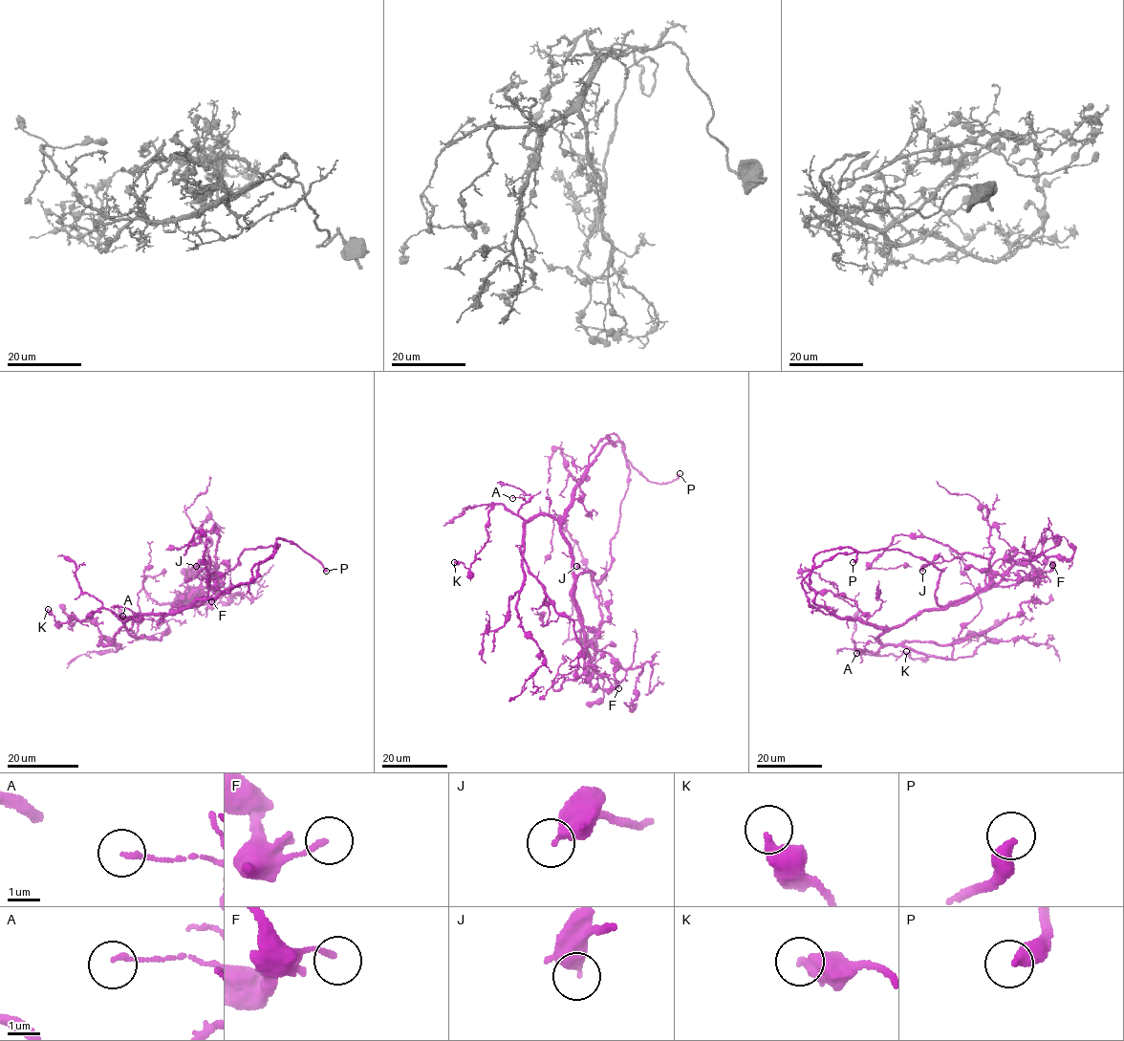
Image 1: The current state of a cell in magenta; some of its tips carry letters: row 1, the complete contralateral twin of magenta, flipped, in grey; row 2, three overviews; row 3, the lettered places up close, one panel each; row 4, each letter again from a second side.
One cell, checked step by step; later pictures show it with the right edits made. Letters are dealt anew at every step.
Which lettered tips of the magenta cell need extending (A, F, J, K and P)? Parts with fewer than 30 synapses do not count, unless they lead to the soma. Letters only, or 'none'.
P

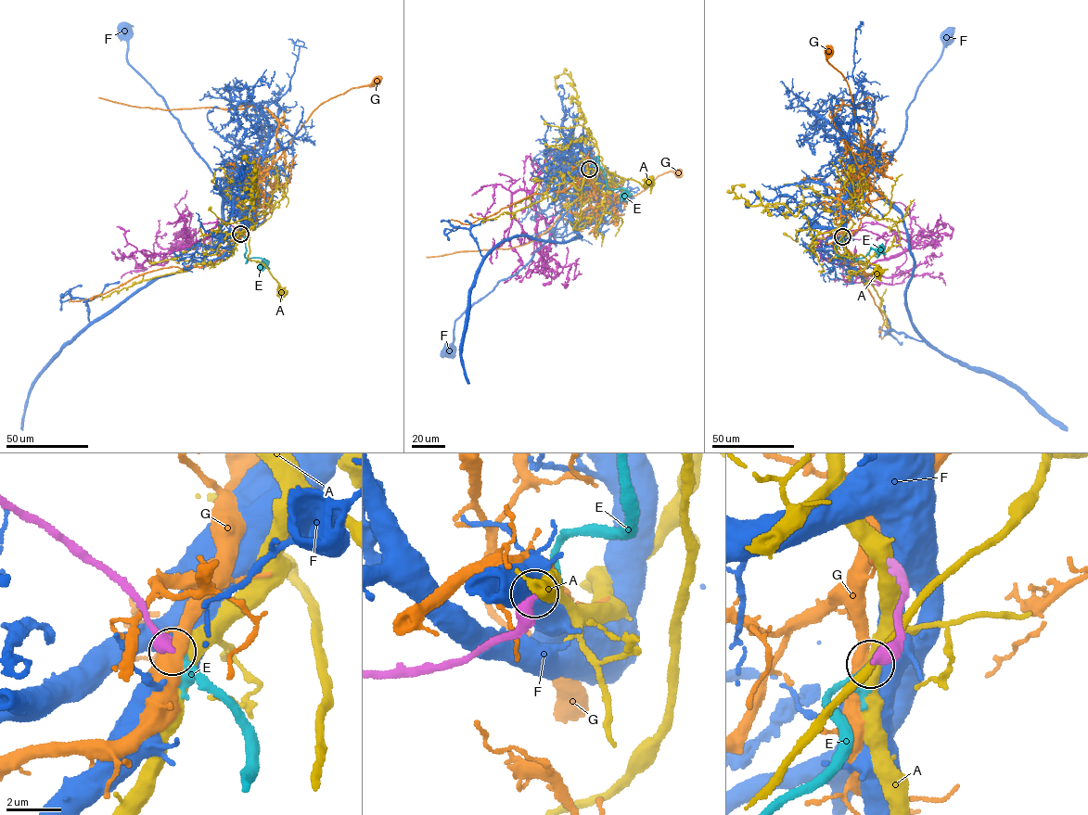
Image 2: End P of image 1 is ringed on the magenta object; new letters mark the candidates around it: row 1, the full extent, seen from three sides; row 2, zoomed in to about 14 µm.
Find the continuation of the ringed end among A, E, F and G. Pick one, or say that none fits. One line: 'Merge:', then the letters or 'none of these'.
Merge: E

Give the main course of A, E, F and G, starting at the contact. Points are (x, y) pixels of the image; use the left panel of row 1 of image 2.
A: (240, 234), (247, 224), (242, 210), (233, 218), (248, 229), (248, 256), (262, 263), (281, 292)
E: (240, 234), (245, 238), (246, 262), (258, 258), (265, 262)
F: (240, 233), (254, 208), (256, 190), (242, 181), (214, 176), (163, 97), (129, 64), (126, 30)
G: (240, 234), (250, 202), (254, 204), (262, 196), (261, 176), (310, 115), (326, 100), (377, 81)

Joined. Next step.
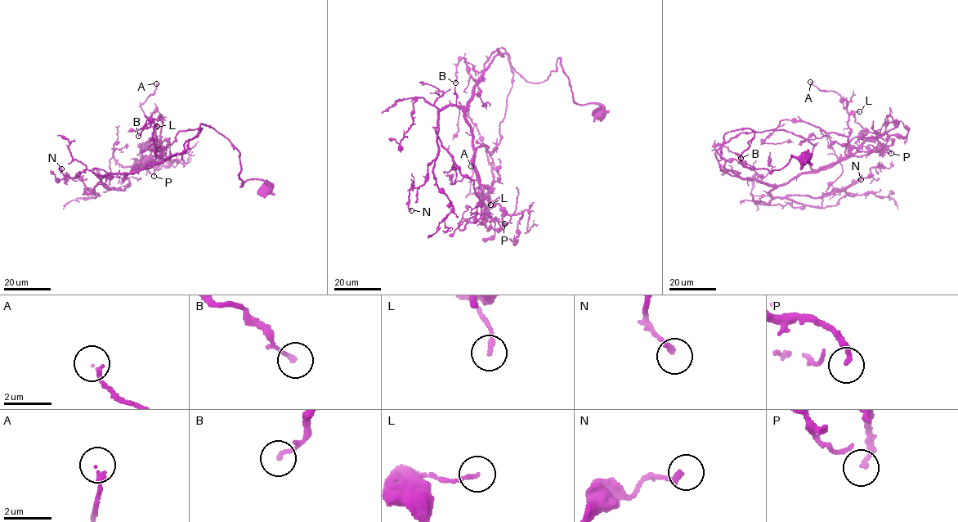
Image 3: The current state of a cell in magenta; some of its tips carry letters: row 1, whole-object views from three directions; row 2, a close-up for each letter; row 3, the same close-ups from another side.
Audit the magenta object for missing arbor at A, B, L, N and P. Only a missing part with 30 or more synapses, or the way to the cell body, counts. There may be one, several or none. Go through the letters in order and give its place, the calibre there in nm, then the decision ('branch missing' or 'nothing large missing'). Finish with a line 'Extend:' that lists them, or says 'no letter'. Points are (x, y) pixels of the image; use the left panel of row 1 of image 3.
A: (156, 83) | 160 nm | nothing large missing
B: (138, 136) | 180 nm | nothing large missing
L: (157, 126) | 160 nm | nothing large missing
N: (61, 168) | 240 nm | nothing large missing
P: (154, 176) | 200 nm | nothing large missing
Extend: no letter

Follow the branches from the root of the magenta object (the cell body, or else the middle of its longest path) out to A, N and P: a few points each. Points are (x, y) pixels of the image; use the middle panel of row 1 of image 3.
A: (601, 112), (575, 103), (561, 58), (534, 83), (508, 57), (491, 192), (467, 195), (471, 166)
N: (601, 112), (575, 103), (561, 58), (534, 83), (498, 55), (472, 101), (439, 113), (411, 210)
P: (601, 112), (575, 103), (561, 58), (534, 83), (508, 58), (512, 87), (485, 196), (506, 212), (504, 223)

